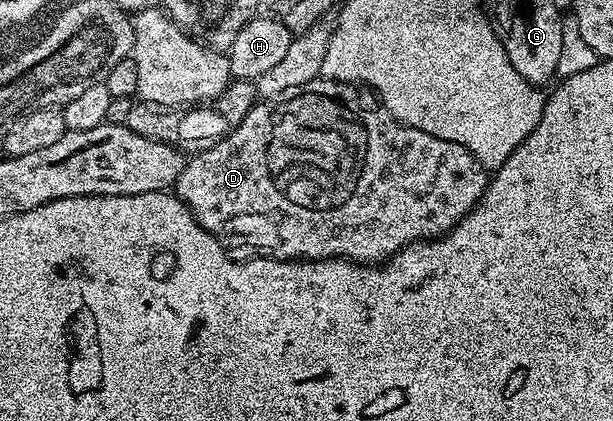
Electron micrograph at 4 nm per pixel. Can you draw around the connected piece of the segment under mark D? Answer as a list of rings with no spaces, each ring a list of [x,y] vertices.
[[[318,79],[303,83],[300,87],[291,87],[278,97],[262,100],[253,106],[248,114],[242,116],[220,139],[214,140],[209,150],[194,152],[188,158],[175,186],[176,196],[192,210],[197,222],[213,234],[236,260],[243,262],[255,257],[274,259],[308,259],[317,253],[322,259],[348,259],[358,263],[377,263],[398,253],[405,245],[414,241],[436,239],[445,236],[449,230],[458,225],[474,209],[485,186],[489,183],[490,174],[459,143],[427,135],[410,125],[402,125],[392,117],[378,100],[376,93],[365,87],[345,84],[341,81]]]

